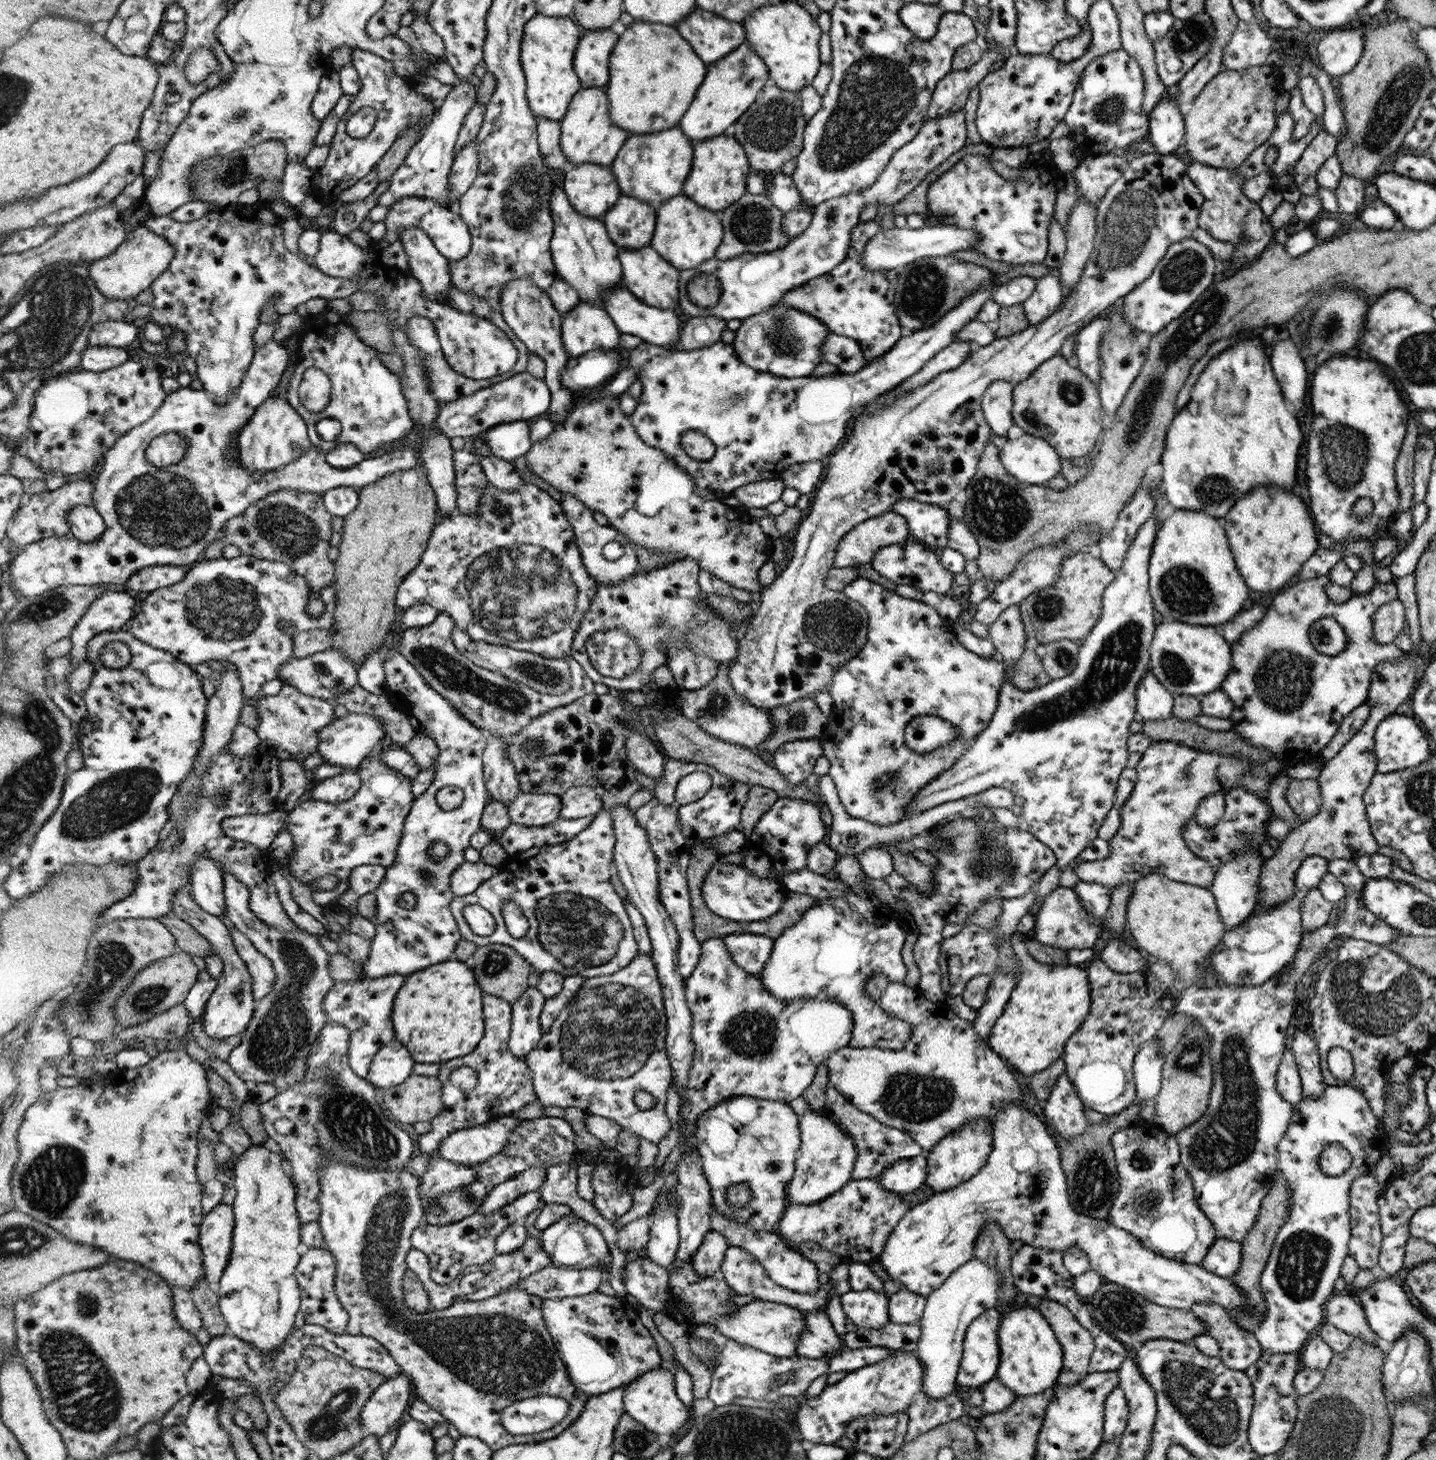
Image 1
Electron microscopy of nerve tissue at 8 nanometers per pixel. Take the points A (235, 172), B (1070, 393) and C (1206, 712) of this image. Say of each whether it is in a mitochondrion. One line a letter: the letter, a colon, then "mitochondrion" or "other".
A: mitochondrion
B: mitochondrion
C: other

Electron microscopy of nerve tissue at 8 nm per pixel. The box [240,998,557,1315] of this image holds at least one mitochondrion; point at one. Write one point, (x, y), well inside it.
(350, 1122)

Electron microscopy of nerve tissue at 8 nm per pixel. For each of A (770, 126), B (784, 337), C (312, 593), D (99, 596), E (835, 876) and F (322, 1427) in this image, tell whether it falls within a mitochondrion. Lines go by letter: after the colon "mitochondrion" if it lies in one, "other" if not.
A: mitochondrion
B: mitochondrion
C: other
D: other
E: other
F: mitochondrion

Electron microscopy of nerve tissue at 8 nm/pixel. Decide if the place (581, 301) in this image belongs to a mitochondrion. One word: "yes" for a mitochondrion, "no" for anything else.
no

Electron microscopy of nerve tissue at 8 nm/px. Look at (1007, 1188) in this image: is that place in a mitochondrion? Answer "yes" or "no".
no

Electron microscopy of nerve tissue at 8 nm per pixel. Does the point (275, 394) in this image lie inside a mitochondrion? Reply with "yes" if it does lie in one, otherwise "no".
no

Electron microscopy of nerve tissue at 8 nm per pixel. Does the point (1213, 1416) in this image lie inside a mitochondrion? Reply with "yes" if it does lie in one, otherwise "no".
yes

